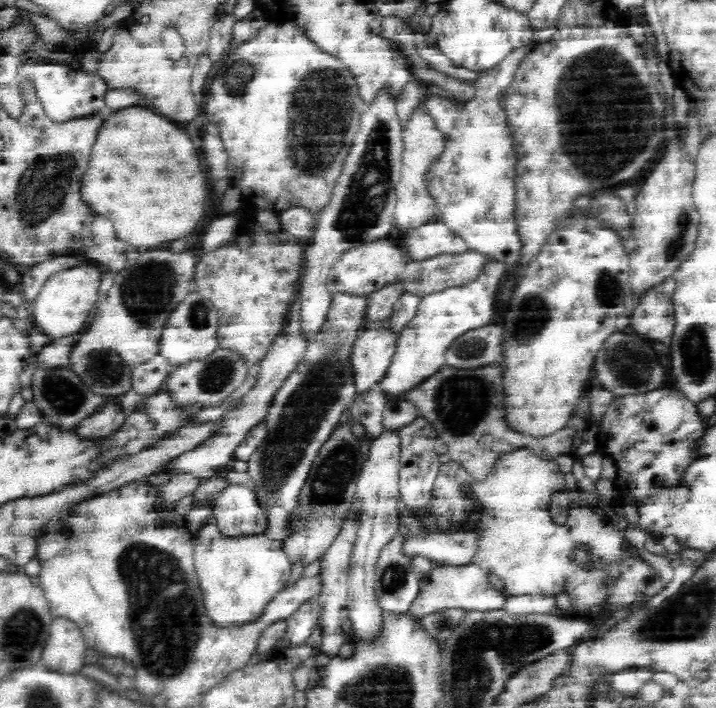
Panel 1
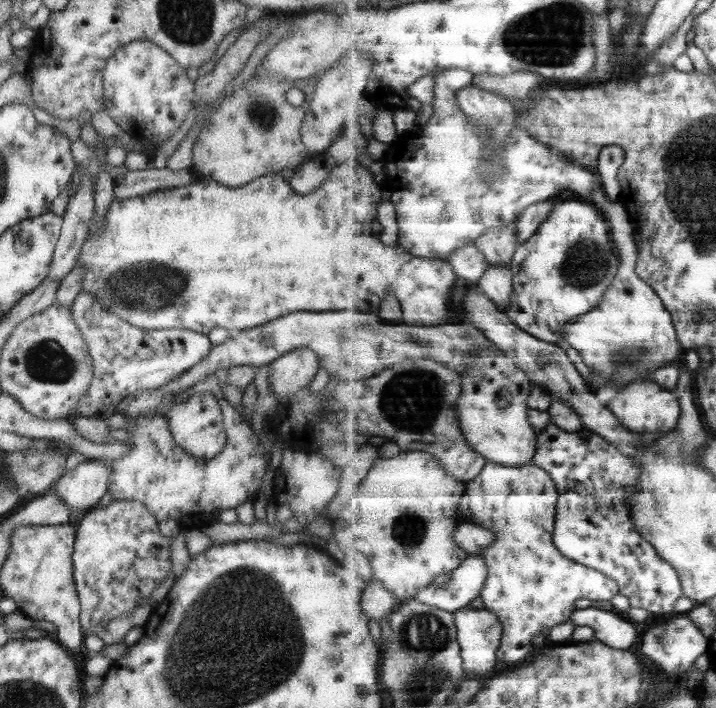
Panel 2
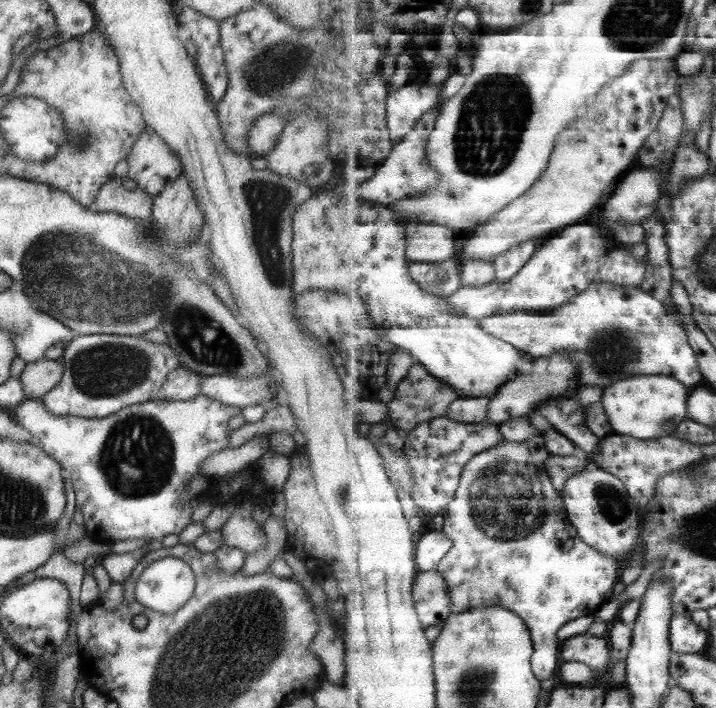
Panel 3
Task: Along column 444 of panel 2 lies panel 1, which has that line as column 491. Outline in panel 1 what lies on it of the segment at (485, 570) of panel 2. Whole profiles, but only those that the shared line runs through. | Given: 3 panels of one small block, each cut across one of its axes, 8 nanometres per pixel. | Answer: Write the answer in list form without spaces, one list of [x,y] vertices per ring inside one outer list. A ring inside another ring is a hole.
[[[472,563],[462,566],[436,565],[419,578],[419,583],[420,592],[416,600],[404,612],[412,622],[422,622],[426,616],[446,610],[446,608],[484,612],[496,610],[500,606],[500,598],[488,582],[488,576]]]

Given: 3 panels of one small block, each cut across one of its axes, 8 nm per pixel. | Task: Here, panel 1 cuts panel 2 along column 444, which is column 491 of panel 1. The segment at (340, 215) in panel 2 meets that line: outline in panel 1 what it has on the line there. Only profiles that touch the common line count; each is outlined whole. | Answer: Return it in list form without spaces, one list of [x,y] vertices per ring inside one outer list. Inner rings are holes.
[[[489,260],[482,266],[478,276],[465,285],[451,286],[444,290],[426,294],[418,303],[414,318],[397,336],[397,347],[386,376],[382,380],[382,389],[388,396],[400,395],[410,387],[421,383],[431,374],[437,373],[445,365],[445,352],[455,338],[469,330],[494,325],[494,314],[498,309],[498,288],[504,276],[510,270],[504,262]]]

